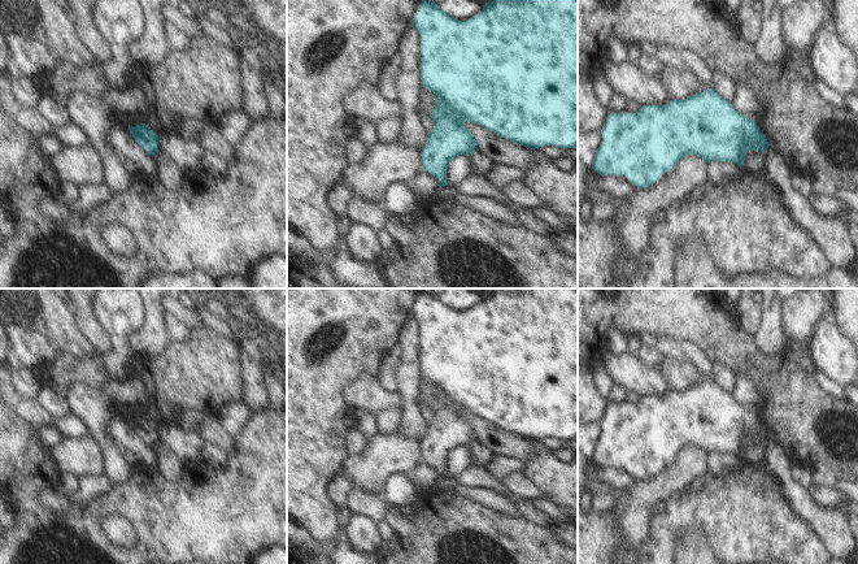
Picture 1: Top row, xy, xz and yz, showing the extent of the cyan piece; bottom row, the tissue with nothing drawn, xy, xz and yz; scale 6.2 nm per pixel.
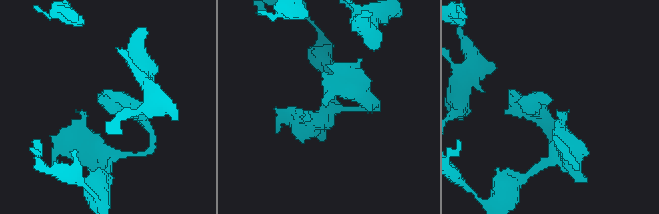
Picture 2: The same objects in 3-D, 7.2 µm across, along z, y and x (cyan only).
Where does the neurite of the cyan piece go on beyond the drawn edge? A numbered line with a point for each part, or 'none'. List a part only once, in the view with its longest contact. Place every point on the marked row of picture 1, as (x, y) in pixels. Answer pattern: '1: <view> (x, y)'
none.

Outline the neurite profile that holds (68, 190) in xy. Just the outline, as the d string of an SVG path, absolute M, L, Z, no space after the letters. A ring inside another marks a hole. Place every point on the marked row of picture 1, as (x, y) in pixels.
M60 181L60 198L66 204L74 203L78 198L78 186L70 181Z

